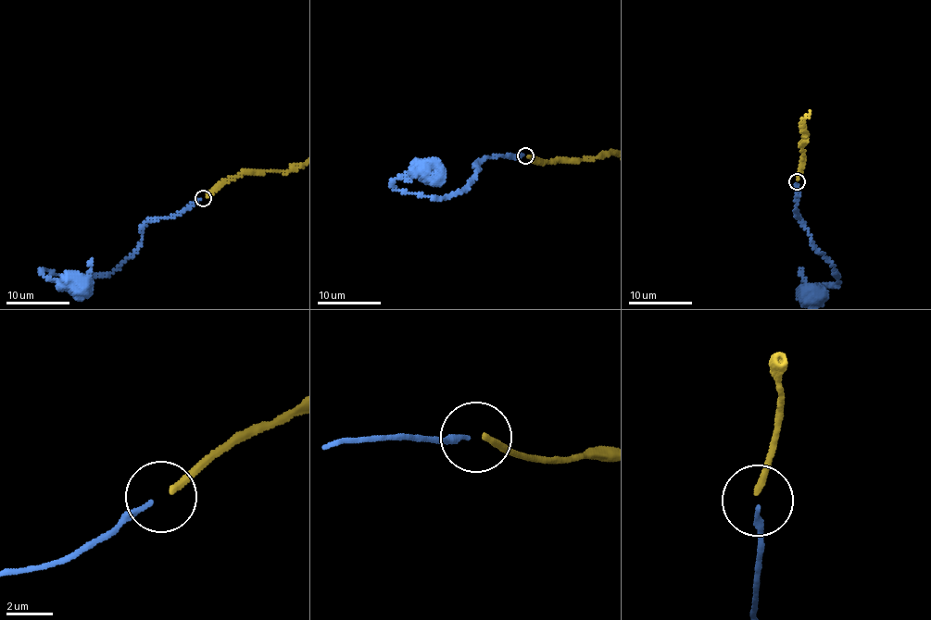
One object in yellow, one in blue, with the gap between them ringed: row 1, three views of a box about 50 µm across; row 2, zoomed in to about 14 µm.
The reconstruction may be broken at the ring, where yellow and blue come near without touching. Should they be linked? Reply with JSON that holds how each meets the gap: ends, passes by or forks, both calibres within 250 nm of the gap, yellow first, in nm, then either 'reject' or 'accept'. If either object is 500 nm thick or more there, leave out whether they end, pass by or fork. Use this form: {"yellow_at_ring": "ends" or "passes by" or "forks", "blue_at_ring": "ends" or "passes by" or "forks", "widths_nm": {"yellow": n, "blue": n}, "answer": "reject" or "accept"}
{"yellow_at_ring": "ends", "blue_at_ring": "ends", "widths_nm": {"yellow": 280, "blue": 220}, "answer": "reject"}

